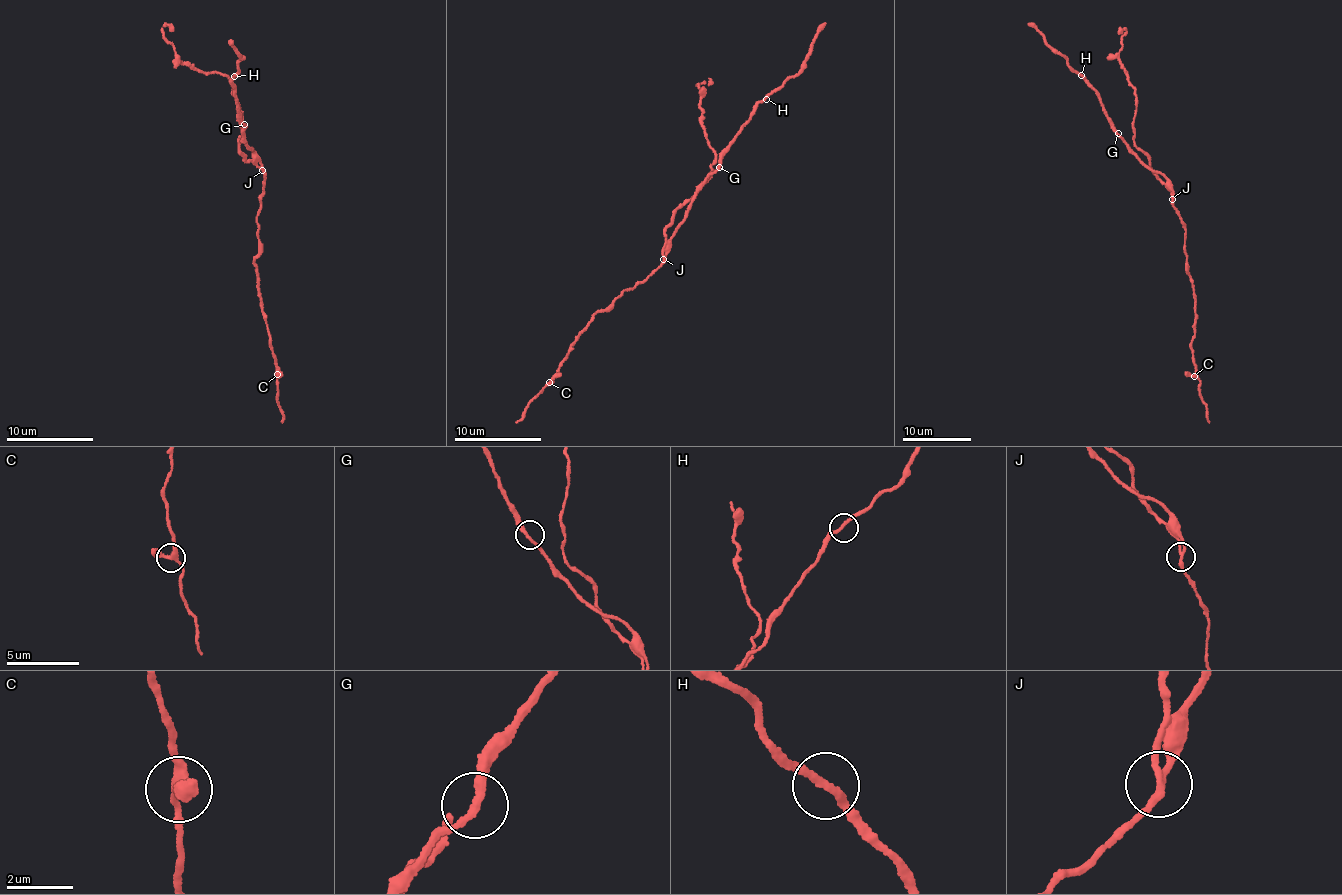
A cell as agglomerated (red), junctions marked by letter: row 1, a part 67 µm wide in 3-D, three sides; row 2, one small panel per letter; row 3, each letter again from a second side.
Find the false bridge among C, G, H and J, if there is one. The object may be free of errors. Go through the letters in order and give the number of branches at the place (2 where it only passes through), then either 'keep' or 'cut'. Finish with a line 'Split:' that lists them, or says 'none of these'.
C: 3 branches meet; keep
G: 2 branches meet; keep
H: 2 branches meet; keep
J: 3 branches meet; cut
Split: J

